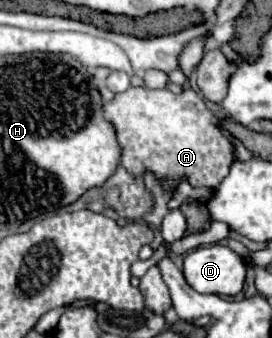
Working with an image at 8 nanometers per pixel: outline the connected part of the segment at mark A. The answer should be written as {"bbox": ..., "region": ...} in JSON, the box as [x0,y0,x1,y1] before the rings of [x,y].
{"bbox":[104,85,236,191],"region":[[[184,85],[184,93],[174,95],[172,91],[164,89],[146,89],[146,87],[130,87],[124,93],[118,93],[110,103],[104,105],[104,117],[116,125],[118,141],[124,149],[122,153],[122,165],[126,171],[138,179],[146,171],[152,171],[164,191],[174,191],[182,179],[186,179],[192,187],[208,187],[216,191],[222,183],[222,179],[228,175],[232,163],[236,161],[236,151],[232,141],[224,135],[224,131],[218,127],[218,121],[214,113],[206,107],[202,97],[190,89],[190,85]]]}

